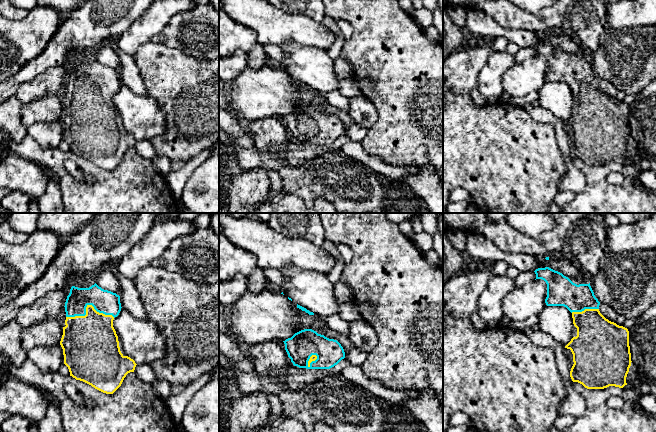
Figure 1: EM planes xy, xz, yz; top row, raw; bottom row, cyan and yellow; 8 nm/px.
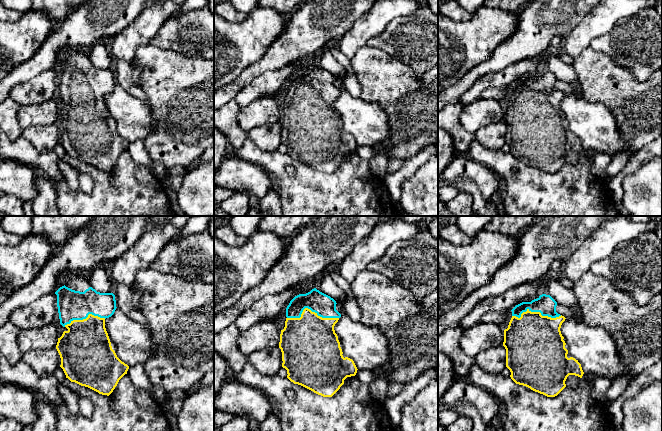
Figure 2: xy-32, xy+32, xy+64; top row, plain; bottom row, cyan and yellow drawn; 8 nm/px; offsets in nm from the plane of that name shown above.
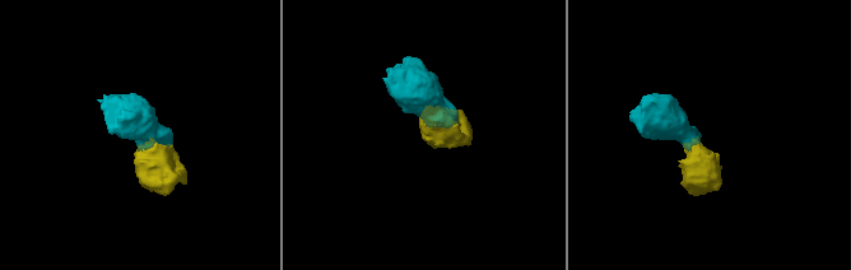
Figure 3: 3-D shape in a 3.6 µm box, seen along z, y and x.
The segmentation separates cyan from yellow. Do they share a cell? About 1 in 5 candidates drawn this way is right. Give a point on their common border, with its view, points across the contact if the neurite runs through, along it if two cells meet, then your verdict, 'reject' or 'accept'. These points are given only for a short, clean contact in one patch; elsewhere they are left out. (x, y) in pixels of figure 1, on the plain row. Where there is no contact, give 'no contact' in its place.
meets cyan in xy at (86, 82); runs through xy (104, 77), (100, 81), (86, 82), (89, 87), (89, 113); accept

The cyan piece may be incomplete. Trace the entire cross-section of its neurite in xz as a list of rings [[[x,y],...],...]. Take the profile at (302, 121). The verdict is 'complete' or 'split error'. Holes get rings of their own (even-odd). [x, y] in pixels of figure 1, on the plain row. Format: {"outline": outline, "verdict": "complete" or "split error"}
{"outline": [[[312,105],[301,106],[283,118],[291,138],[299,144],[330,145],[345,134],[344,125],[337,116]]], "verdict": "split error"}

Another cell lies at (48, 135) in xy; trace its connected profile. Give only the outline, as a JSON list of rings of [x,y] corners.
[[[60,120],[35,123],[27,128],[27,134],[43,149],[57,148],[64,139],[63,125]]]

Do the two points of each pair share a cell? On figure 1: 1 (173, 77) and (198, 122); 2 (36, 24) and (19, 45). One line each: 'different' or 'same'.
1: same
2: same

